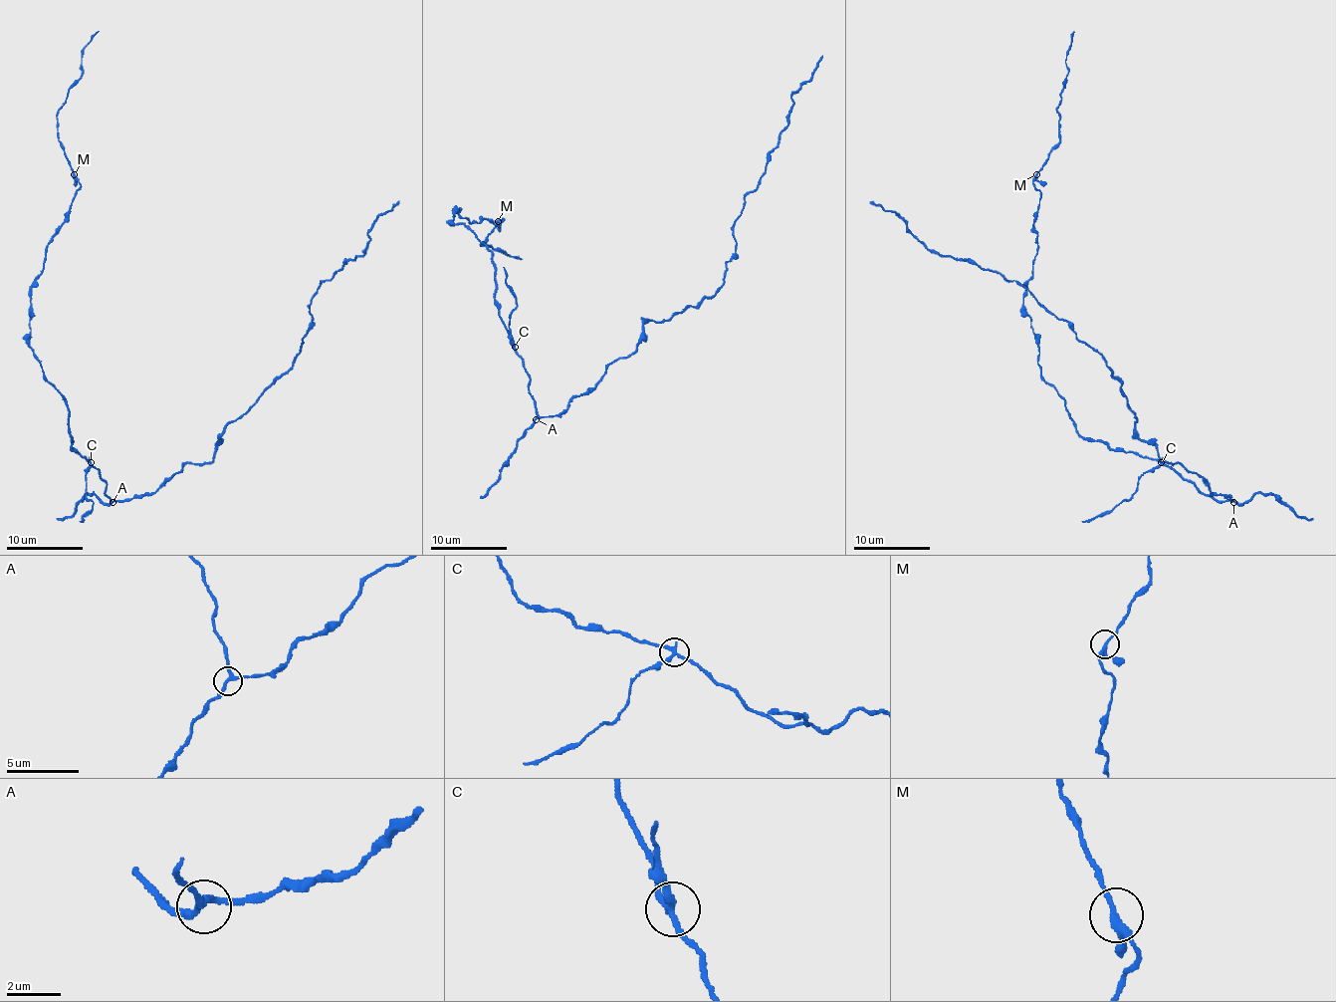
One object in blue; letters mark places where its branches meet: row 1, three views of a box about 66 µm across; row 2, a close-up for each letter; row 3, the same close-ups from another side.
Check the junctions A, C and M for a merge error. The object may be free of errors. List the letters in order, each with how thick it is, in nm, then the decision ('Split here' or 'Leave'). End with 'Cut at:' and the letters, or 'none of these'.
A: Thickness 200 nm. Leave
C: Thickness 240 nm. Split here
M: Thickness 220 nm. Leave
Cut at: C

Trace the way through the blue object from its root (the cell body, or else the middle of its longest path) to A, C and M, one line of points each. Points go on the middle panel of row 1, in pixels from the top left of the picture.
A: (529, 390), (536, 403), (536, 419)
C: (529, 390), (531, 378), (515, 346)
M: (529, 390), (494, 298), (492, 252), (453, 223), (453, 208), (471, 223), (498, 221)

